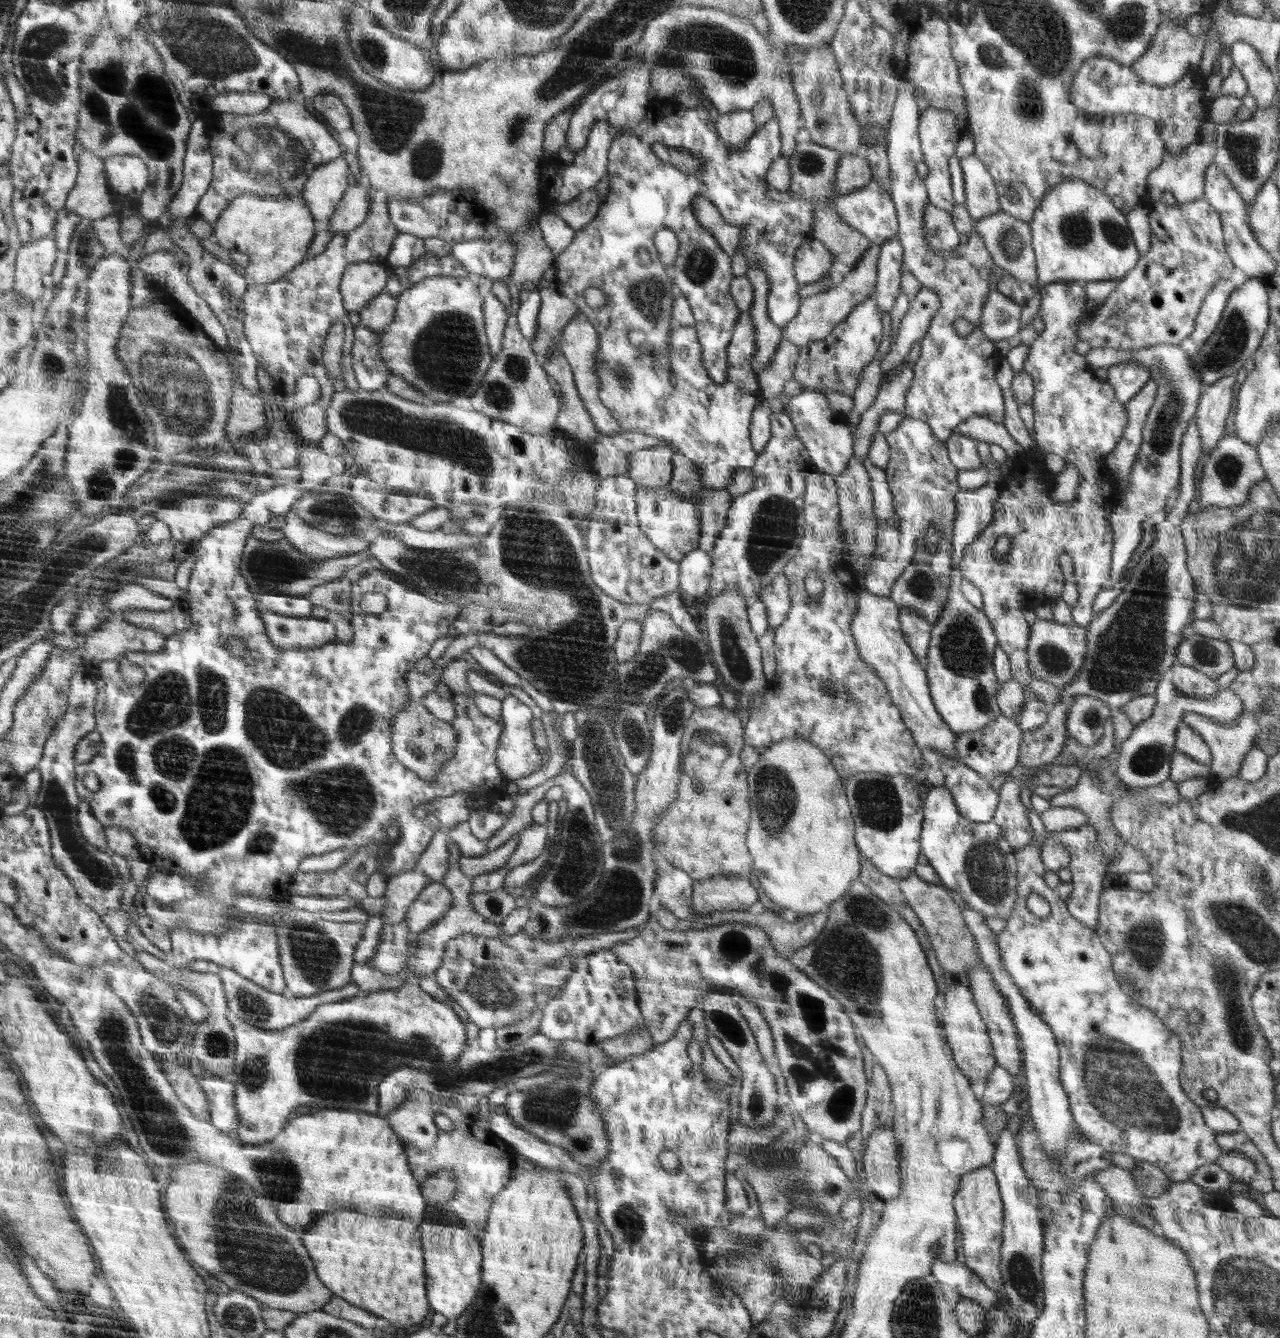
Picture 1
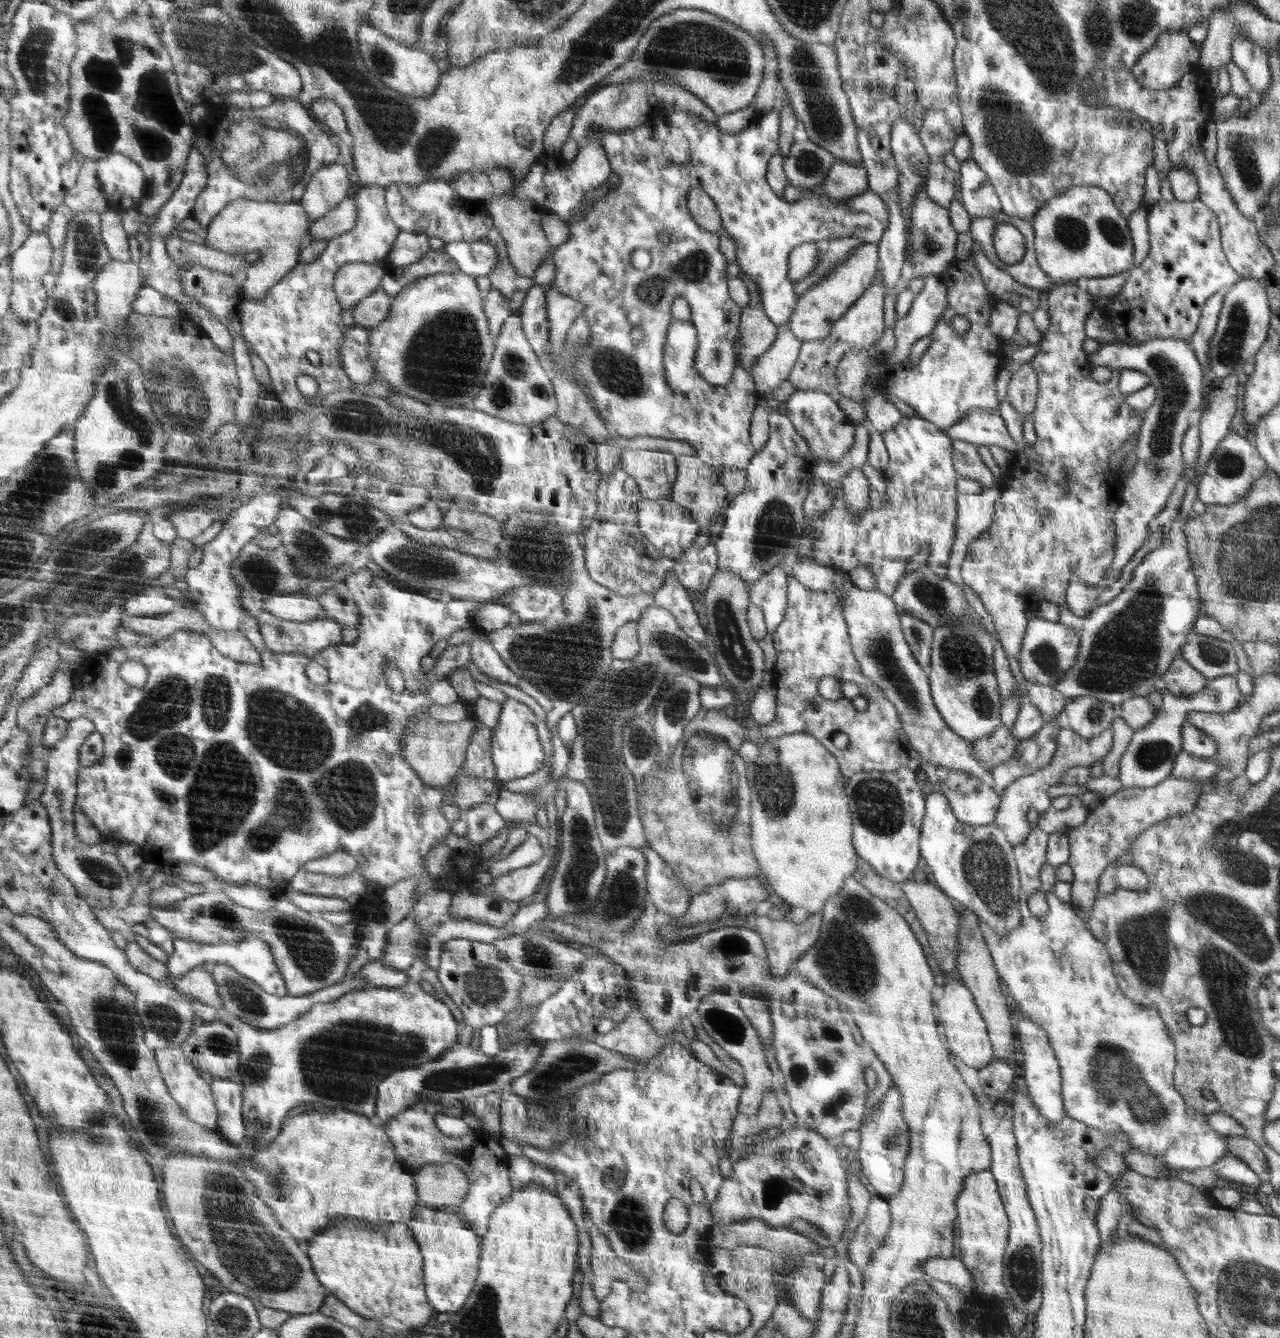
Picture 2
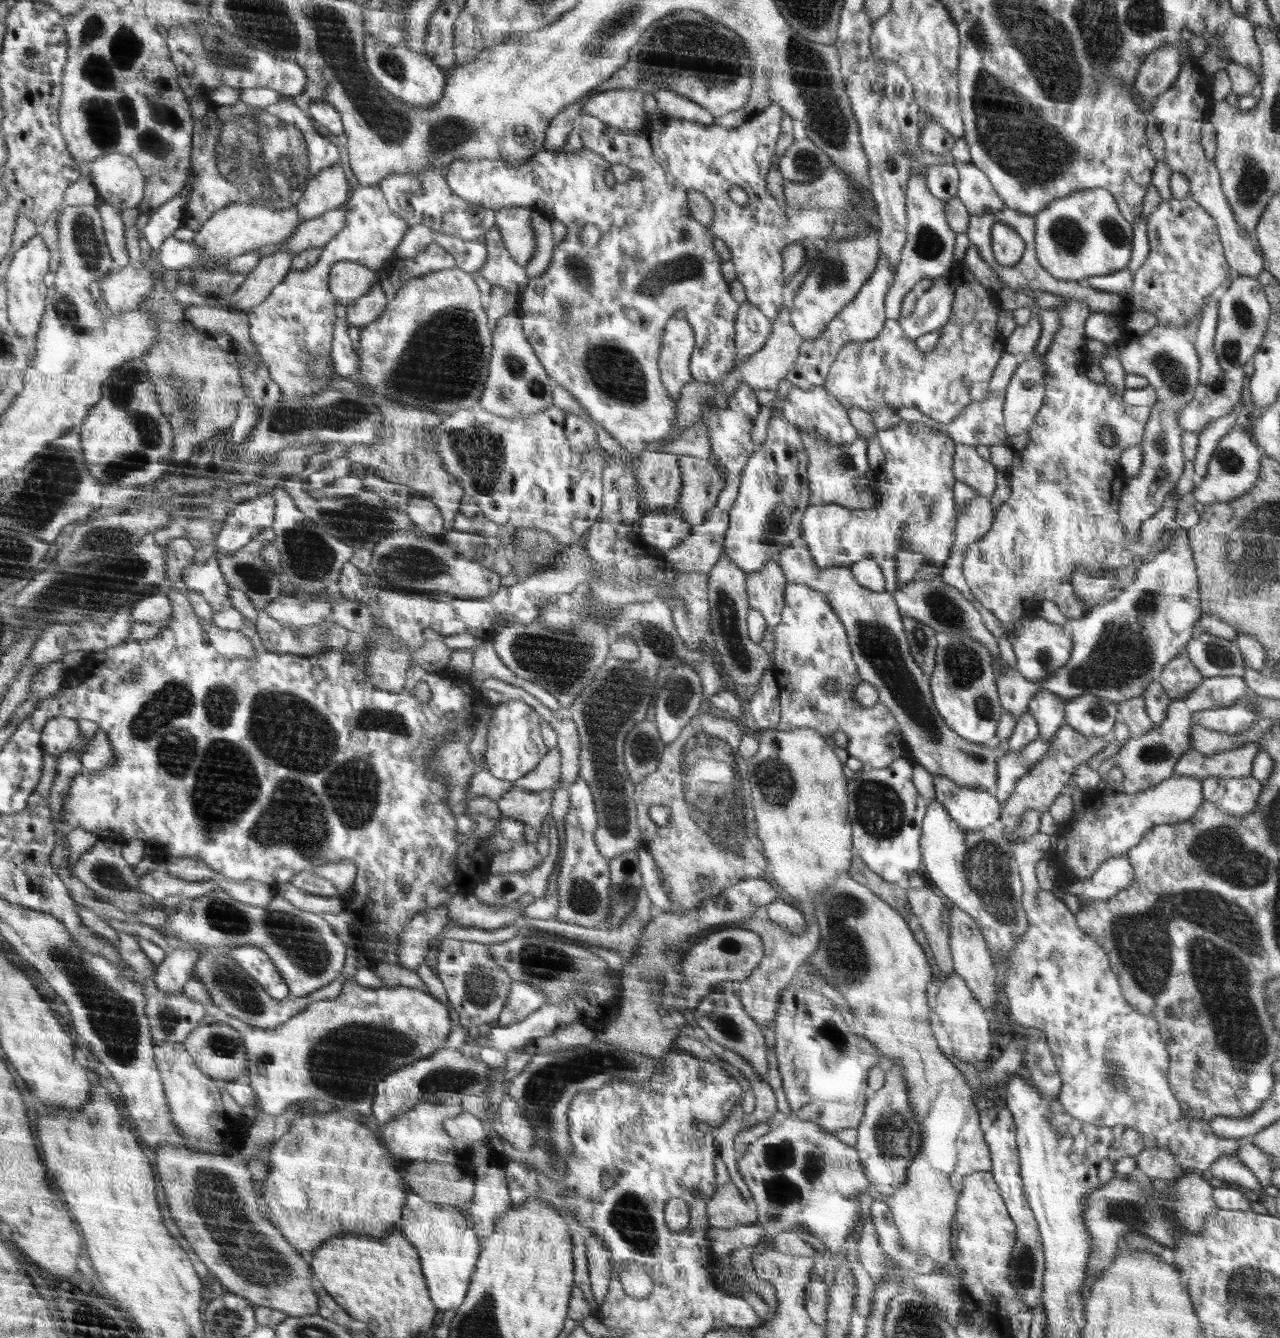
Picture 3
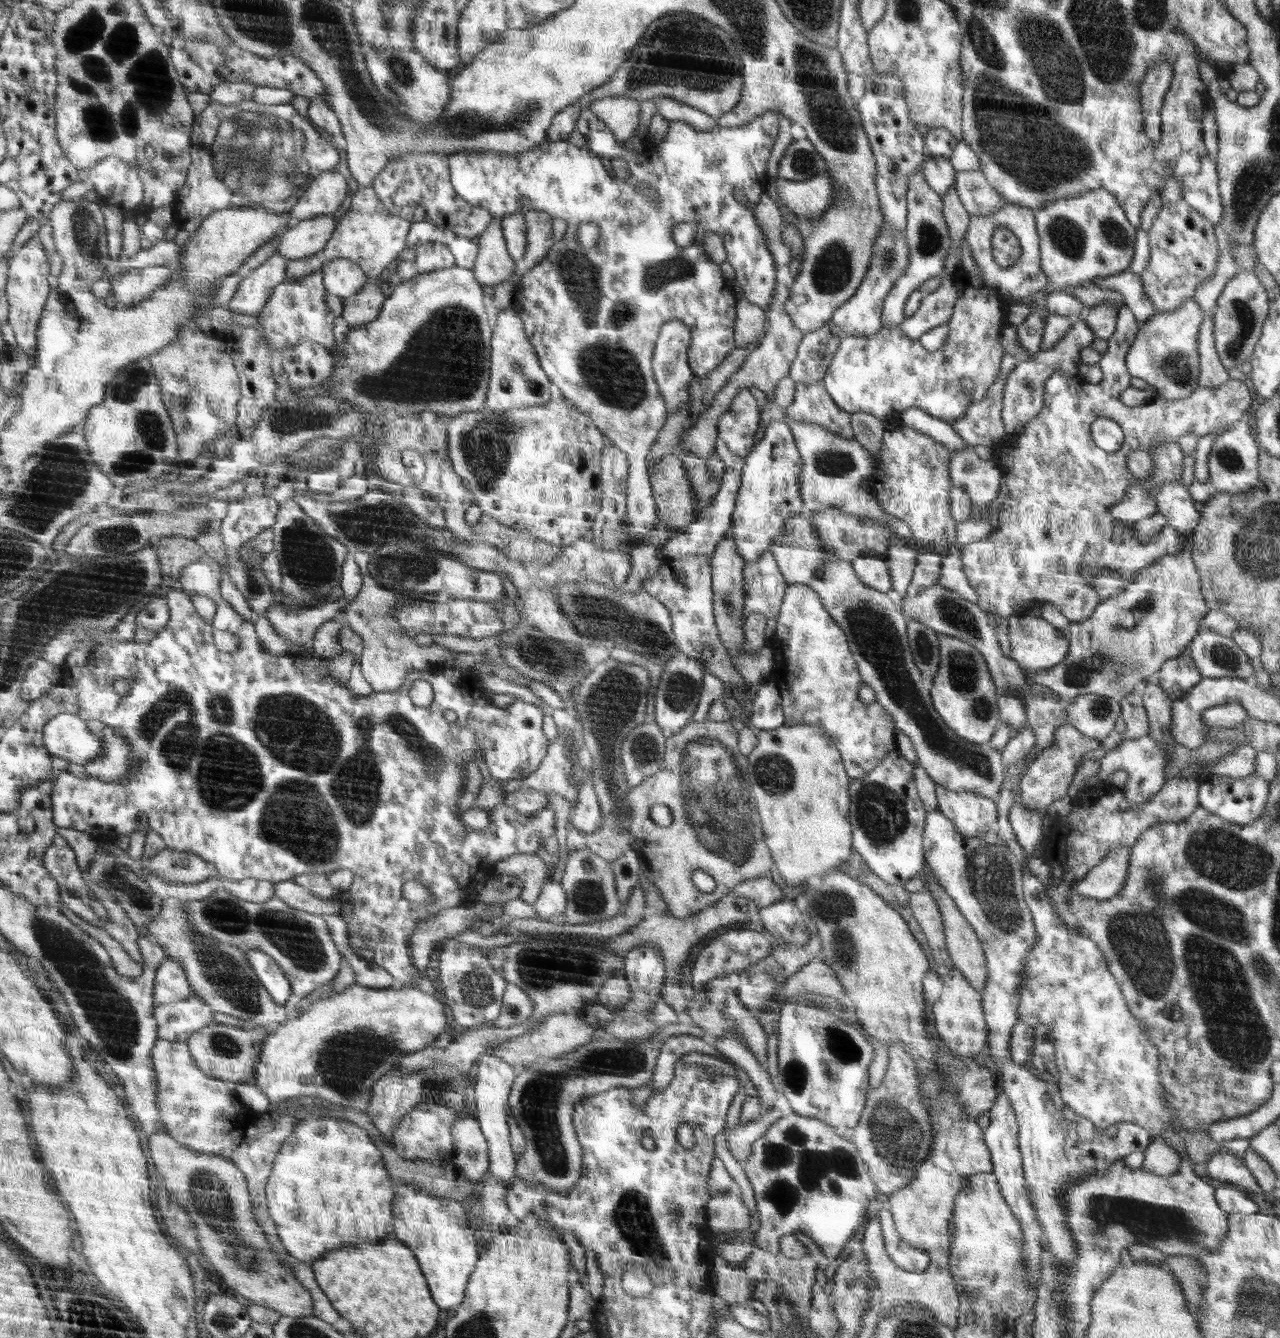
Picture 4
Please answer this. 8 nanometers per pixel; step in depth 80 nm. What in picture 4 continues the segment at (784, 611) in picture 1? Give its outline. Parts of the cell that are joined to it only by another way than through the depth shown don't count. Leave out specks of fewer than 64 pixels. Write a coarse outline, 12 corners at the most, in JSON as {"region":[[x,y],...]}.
{"region":[[769,550],[745,564],[744,617],[778,620],[787,583]]}

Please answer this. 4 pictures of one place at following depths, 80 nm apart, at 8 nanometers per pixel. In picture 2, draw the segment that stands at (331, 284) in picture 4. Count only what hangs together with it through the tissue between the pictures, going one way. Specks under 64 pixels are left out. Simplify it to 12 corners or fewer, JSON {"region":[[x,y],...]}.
{"region":[[351,262],[335,274],[343,309],[376,292],[384,264]]}

